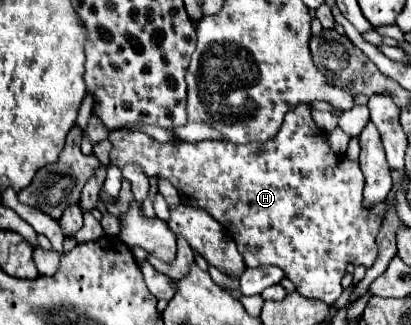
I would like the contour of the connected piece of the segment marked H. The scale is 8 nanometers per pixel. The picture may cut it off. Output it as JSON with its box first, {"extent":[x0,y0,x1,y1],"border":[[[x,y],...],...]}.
{"extent":[109,104,387,304],"border":[[[297,104],[285,114],[285,122],[275,140],[265,144],[233,144],[225,140],[201,140],[201,142],[177,142],[161,144],[151,136],[135,130],[113,130],[109,134],[111,142],[111,164],[123,168],[125,164],[137,164],[143,168],[147,178],[169,180],[183,202],[207,210],[221,226],[231,230],[231,236],[245,258],[249,268],[265,266],[259,262],[273,262],[285,276],[295,284],[295,290],[305,298],[323,300],[333,304],[343,292],[341,281],[347,264],[361,264],[371,268],[377,258],[375,234],[379,232],[383,218],[387,214],[387,204],[375,204],[373,208],[363,206],[363,172],[359,162],[347,160],[331,152],[325,132],[313,122],[311,108],[307,104]]]}

